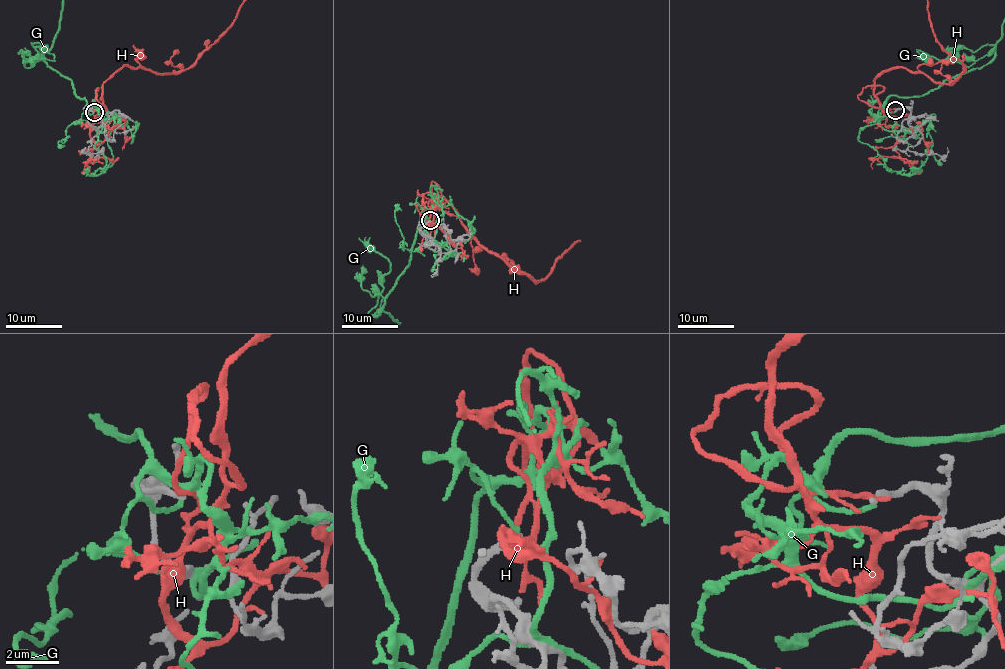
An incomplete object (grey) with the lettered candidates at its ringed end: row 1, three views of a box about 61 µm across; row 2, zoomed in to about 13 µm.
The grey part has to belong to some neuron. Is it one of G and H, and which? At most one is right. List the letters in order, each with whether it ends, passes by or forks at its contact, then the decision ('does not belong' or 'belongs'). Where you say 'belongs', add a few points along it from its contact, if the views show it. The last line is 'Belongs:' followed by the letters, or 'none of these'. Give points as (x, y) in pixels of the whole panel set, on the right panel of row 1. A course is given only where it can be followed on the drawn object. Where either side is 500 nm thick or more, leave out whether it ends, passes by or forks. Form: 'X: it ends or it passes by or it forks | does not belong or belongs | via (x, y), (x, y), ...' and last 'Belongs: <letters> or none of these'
G: it ends | does not belong
H: it ends | does not belong
Belongs: none of these

